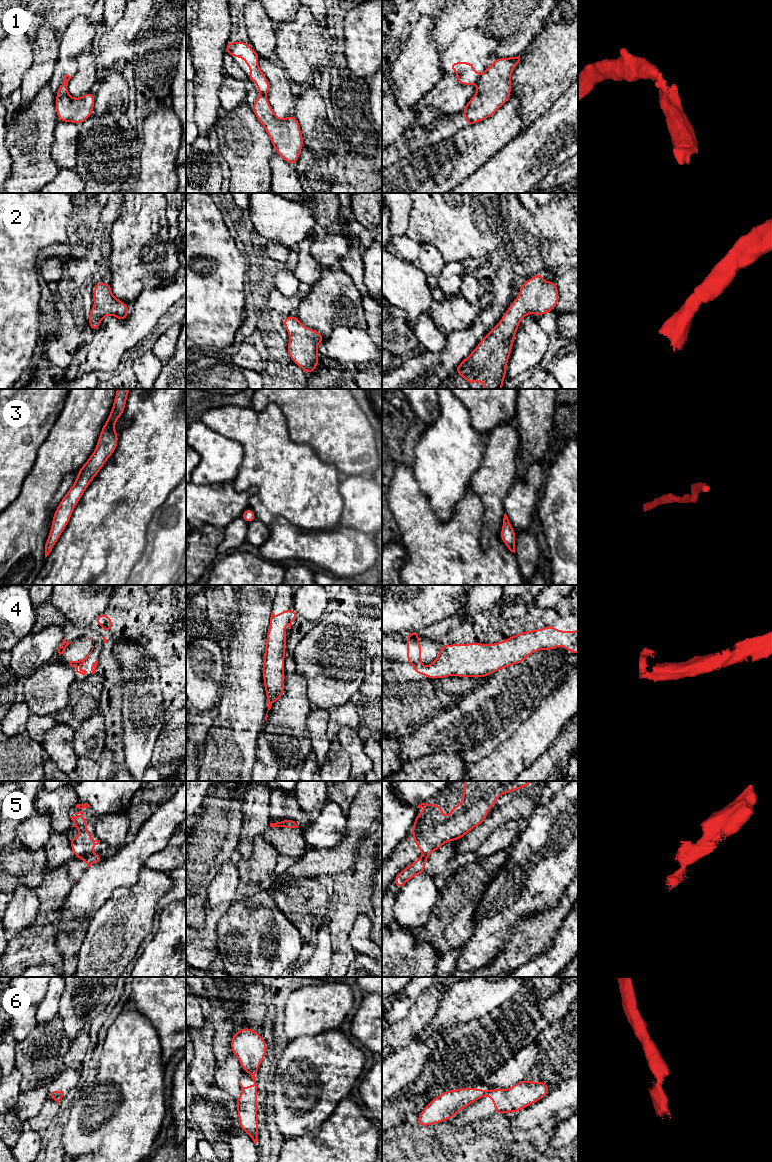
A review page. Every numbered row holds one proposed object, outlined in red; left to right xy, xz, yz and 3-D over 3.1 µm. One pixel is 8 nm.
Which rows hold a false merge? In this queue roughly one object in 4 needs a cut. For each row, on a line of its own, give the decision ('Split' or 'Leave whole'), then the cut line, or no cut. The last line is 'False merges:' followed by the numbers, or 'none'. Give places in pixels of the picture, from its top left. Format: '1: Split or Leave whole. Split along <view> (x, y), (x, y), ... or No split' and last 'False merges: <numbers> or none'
1: Split. Split along yz (480, 76), (476, 83)
2: Leave whole. No split
3: Leave whole. No split
4: Leave whole. No split
5: Split. Split along xy (89, 853), (83, 856), (75, 856)
6: Split. Split along yz (487, 1091), (480, 1097)
False merges: 1, 5, 6

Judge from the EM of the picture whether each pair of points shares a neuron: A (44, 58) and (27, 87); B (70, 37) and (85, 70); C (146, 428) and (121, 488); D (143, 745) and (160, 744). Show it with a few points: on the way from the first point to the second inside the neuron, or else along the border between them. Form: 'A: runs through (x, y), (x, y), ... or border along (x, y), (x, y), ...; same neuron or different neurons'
A: runs through (43, 65), (42, 72), (34, 80); same neuron
B: border along (76, 71), (68, 81); different neurons
C: runs through (146, 443), (144, 460), (131, 473); same neuron
D: border along (158, 733), (150, 765); different neurons

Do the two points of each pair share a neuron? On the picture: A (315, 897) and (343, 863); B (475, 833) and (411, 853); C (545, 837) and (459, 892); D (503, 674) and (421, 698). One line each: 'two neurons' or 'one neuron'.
A: two neurons
B: two neurons
C: two neurons
D: two neurons

